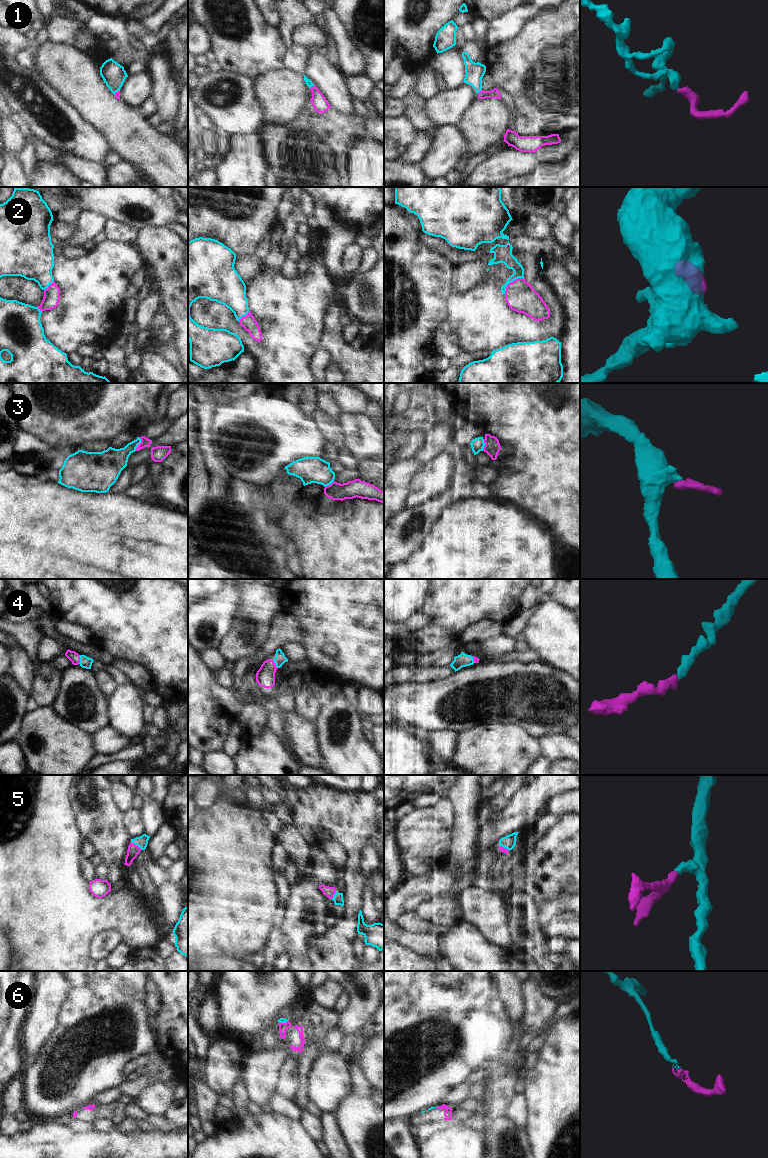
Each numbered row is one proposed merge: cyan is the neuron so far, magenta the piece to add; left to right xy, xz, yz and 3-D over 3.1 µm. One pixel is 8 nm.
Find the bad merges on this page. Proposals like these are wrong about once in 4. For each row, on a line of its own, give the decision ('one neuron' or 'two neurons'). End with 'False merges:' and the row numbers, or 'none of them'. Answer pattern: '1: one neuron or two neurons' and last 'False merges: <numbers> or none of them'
1: one neuron
2: one neuron
3: two neurons
4: one neuron
5: one neuron
6: one neuron
False merges: 3

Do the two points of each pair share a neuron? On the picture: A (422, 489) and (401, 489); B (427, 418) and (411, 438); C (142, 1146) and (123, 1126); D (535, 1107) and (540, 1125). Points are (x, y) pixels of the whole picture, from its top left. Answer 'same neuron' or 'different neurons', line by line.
A: different neurons
B: different neurons
C: different neurons
D: same neuron

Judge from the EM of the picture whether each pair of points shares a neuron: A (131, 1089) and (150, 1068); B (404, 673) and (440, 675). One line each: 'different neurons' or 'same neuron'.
A: same neuron
B: same neuron

